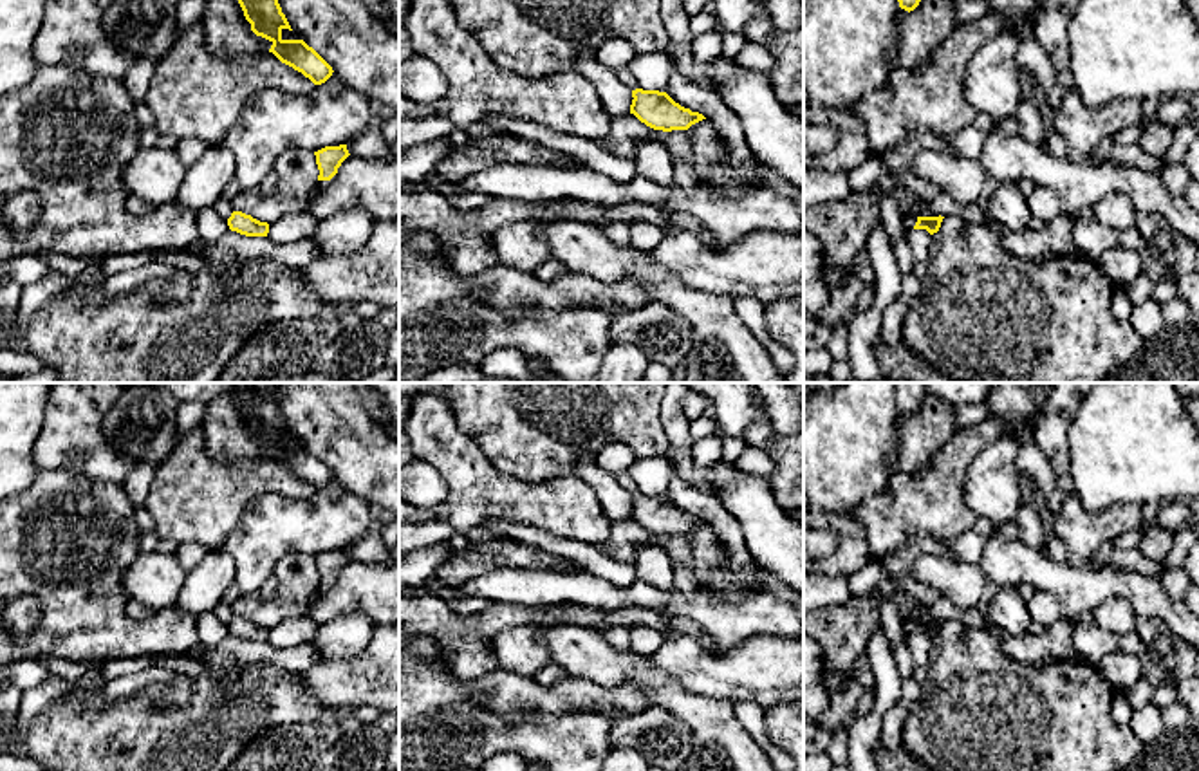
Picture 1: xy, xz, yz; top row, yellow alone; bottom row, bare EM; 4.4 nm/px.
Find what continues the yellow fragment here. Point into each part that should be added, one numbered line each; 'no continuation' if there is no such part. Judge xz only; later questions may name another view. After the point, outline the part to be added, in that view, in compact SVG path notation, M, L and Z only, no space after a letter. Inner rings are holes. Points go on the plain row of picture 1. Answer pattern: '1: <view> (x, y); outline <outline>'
no continuation

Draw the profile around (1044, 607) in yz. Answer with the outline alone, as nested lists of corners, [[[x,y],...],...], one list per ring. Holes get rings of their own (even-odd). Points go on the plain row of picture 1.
[[[1035,592],[1031,599],[1027,599],[1027,610],[1033,621],[1042,623],[1044,627],[1051,627],[1062,616],[1060,599],[1053,592]]]

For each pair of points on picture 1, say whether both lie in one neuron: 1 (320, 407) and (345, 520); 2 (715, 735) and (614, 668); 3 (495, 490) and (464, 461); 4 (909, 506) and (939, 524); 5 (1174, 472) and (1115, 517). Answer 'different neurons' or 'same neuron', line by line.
1: different neurons
2: same neuron
3: same neuron
4: same neuron
5: different neurons

